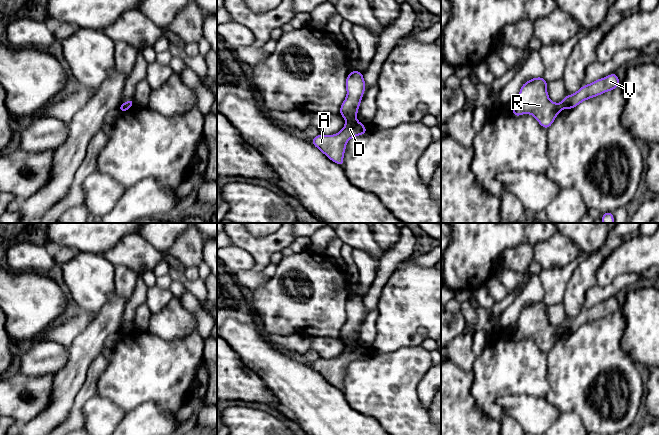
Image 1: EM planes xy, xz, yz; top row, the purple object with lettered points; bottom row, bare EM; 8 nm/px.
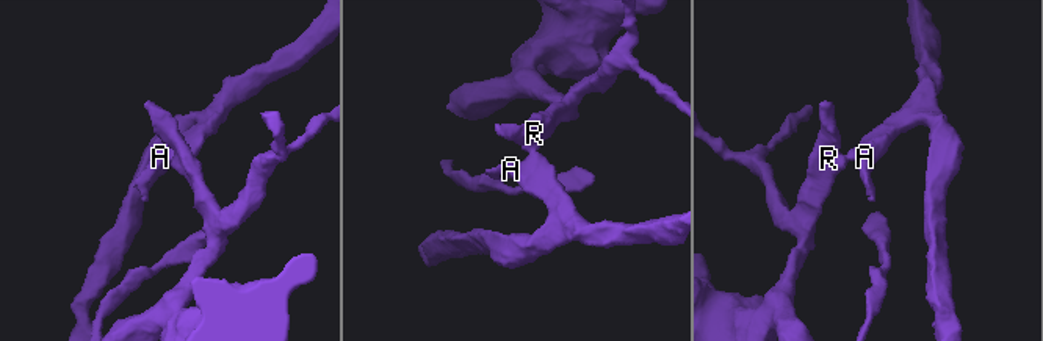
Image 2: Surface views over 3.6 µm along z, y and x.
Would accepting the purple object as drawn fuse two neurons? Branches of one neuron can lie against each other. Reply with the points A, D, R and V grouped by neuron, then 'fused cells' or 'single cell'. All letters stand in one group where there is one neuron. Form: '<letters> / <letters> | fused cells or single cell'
A D V / R | fused cells

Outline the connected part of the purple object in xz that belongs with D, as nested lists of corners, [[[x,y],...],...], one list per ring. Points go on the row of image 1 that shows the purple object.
[[[357,119],[346,121],[342,130],[334,135],[318,134],[312,139],[312,144],[331,161],[343,167],[343,158],[347,142],[359,135],[367,133],[365,125]]]

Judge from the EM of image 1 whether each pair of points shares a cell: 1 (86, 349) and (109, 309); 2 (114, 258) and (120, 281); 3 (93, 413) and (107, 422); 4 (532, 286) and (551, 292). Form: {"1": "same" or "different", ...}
{"1": "same", "2": "different", "3": "same", "4": "different"}

